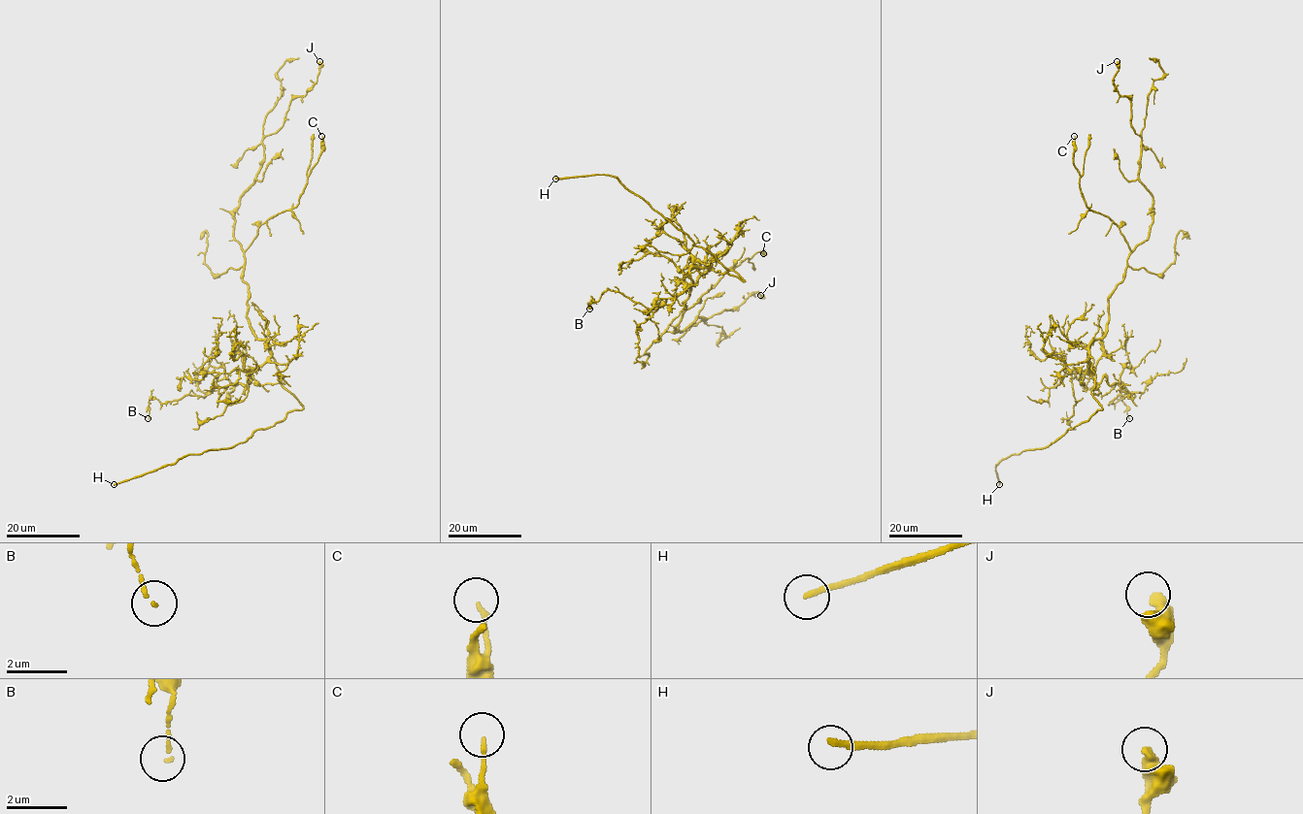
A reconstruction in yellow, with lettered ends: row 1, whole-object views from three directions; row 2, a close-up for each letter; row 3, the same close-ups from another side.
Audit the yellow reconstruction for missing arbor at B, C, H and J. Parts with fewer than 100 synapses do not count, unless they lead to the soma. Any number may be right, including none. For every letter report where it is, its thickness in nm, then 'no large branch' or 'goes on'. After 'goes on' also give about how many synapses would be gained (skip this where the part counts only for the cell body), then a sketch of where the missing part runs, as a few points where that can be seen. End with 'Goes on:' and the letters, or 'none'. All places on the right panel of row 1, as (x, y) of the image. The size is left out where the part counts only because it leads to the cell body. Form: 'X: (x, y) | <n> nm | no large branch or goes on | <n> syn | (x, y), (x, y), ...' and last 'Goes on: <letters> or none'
B: (1129, 418) | 110 nm | no large branch
C: (1074, 136) | 140 nm | no large branch
H: (999, 484) | 220 nm | goes on | (999, 484), (1015, 491)
J: (1117, 61) | 480 nm | no large branch
Goes on: H

